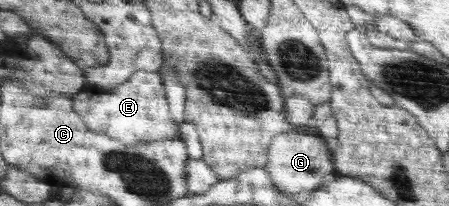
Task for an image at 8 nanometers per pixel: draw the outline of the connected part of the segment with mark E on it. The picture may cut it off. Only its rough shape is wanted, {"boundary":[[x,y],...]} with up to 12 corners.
{"boundary":[[161,72],[74,101],[92,131],[138,145],[182,135]]}

